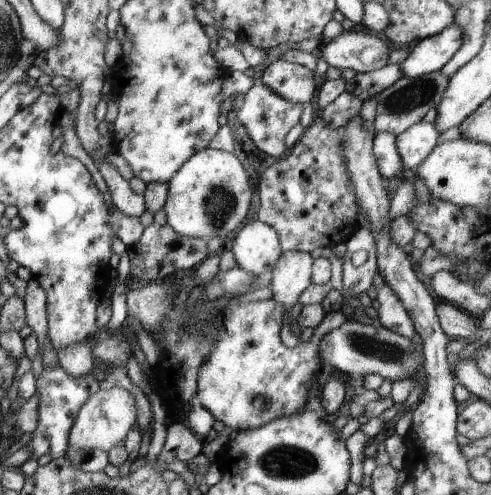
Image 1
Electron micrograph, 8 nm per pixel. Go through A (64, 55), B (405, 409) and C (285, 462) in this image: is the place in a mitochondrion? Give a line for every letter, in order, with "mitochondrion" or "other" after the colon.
A: other
B: other
C: mitochondrion

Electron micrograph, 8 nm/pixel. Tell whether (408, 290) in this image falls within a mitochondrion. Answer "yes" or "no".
no

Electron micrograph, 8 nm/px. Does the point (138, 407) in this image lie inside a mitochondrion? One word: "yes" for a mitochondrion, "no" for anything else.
no

